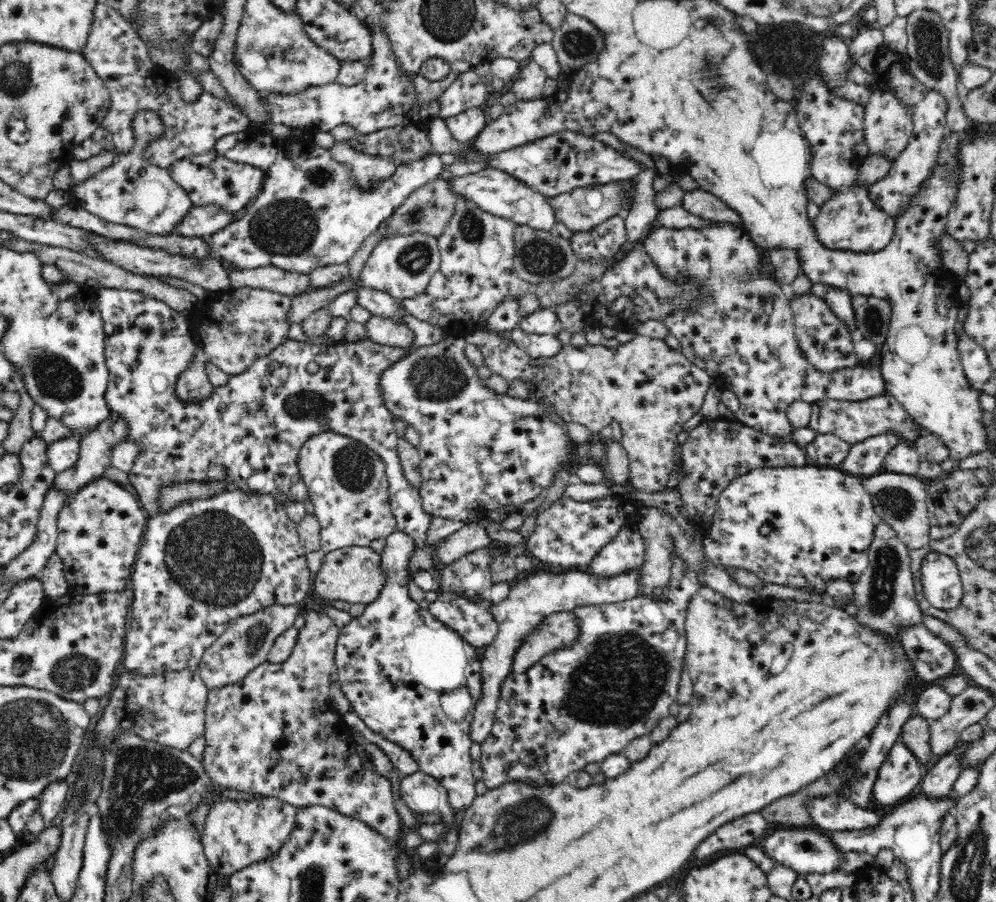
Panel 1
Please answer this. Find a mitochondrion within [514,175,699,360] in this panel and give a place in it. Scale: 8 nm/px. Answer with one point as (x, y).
(544, 258)

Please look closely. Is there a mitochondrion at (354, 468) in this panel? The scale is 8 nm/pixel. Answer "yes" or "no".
yes

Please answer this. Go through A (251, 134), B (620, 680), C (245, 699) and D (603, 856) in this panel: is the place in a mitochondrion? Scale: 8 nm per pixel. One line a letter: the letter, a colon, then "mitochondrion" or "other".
A: other
B: mitochondrion
C: other
D: other

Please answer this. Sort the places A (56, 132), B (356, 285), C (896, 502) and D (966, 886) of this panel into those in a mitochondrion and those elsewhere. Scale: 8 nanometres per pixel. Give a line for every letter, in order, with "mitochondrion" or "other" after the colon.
A: other
B: other
C: mitochondrion
D: mitochondrion

